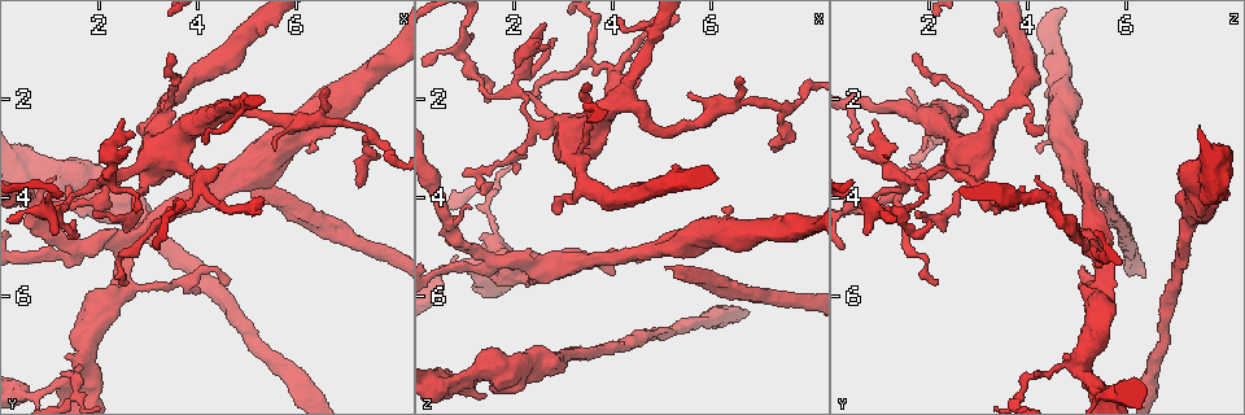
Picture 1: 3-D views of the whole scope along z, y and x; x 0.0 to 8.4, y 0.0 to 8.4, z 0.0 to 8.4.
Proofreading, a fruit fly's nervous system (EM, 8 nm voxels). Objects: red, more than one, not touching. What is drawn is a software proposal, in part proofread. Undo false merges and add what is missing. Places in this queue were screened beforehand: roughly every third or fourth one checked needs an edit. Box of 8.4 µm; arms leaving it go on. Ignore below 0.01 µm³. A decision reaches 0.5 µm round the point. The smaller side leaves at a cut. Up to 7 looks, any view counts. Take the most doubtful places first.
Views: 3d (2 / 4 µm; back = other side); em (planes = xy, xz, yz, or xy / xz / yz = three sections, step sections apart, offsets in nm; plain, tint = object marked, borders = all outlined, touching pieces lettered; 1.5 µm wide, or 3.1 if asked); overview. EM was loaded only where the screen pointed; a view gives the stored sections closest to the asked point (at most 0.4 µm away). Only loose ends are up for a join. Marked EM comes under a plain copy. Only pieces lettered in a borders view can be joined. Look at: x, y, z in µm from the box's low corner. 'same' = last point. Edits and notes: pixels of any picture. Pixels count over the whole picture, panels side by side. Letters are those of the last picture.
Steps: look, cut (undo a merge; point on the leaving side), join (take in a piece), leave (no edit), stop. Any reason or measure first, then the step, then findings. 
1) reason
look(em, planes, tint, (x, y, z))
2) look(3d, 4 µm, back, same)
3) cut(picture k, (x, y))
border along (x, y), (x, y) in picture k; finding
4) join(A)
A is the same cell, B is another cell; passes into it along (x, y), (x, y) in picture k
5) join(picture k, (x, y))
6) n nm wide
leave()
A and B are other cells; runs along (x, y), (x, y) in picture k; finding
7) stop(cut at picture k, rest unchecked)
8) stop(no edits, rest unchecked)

branch stops here
look(em, planes, borders, (4.55, 3.35, 1.60))

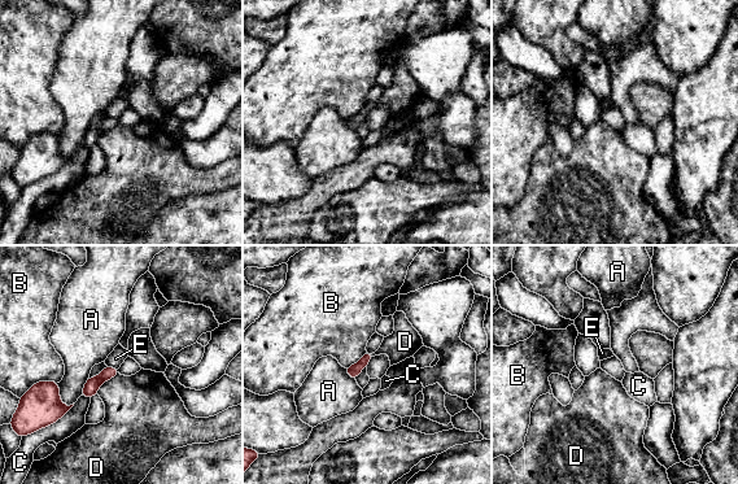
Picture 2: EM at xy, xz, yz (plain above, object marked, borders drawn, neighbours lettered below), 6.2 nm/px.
leave()
A, B, C, D and E are other cells; border along (118, 373), (107, 379), (96, 392) in picture 2; no lettered piece goes on from it

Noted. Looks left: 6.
branch stops here
look(em, xz, step 8, borders, (1.20, 4.70, 0.75))

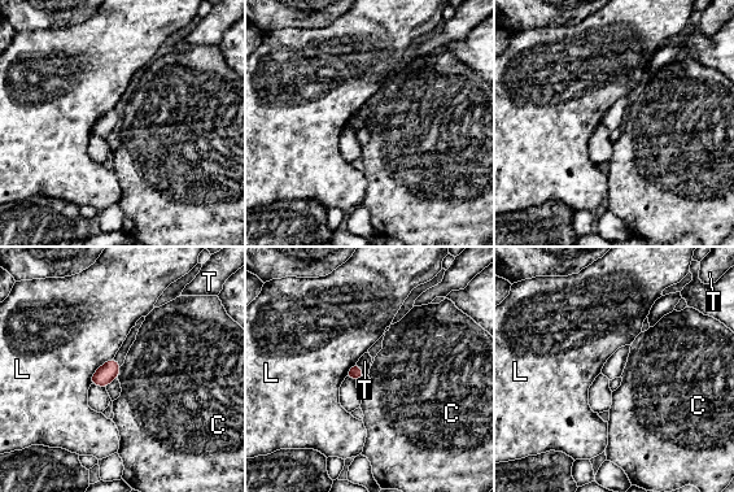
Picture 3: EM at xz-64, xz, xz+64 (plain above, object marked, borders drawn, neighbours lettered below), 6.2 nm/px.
leave()
C, L and T are other cells; border along (121, 366), (117, 377) in picture 3; none of them fits

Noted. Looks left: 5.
thick turns thin
look(3d, 4 µm, (1.60, 5.00, 5.25))

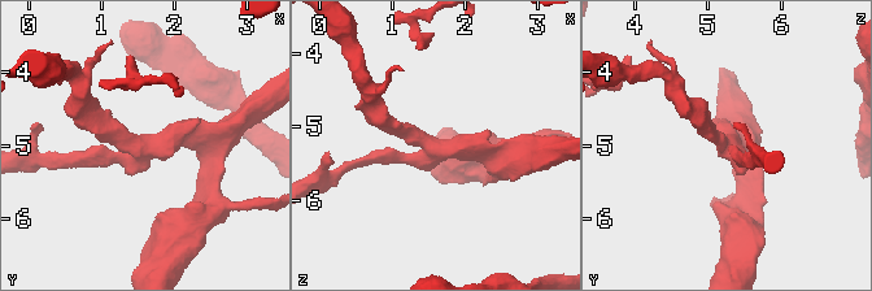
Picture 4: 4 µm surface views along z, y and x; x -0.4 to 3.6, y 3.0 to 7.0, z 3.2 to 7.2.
3 arms; shape alone is not enough
look(em, xy, step 8, tint, (1.65, 5.05, 5.30))

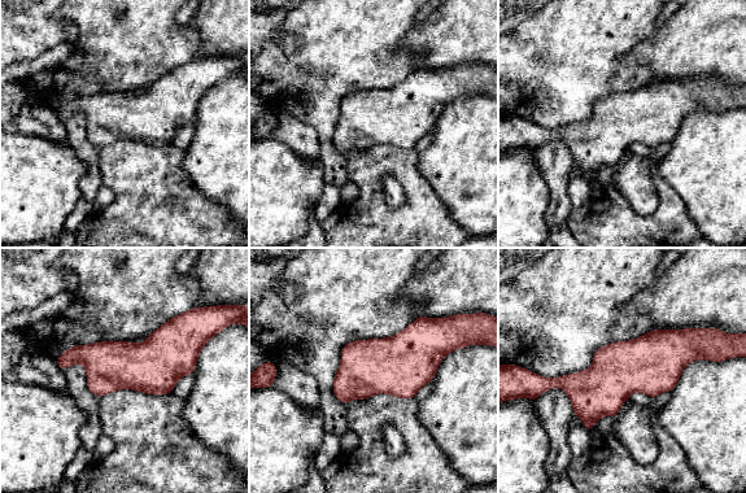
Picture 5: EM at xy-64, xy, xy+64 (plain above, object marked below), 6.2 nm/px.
look(em, planes, borders, same)

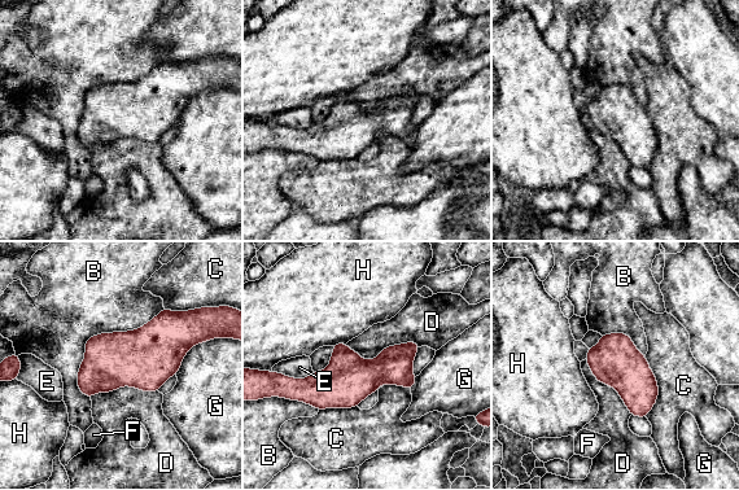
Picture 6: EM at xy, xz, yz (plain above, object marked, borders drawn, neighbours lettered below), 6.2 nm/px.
280 nm wide
leave()
B, C, D, E, F, G and H are other cells; runs along (414, 346), (339, 386), (294, 388) in picture 6; one neuron here

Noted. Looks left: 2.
stop(no edits, rest unchecked)

